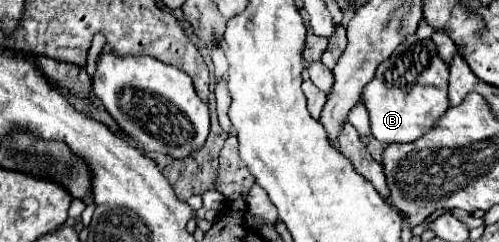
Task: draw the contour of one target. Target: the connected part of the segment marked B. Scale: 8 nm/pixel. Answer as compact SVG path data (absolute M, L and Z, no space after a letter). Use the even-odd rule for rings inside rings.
M415 34L405 38L401 46L385 60L385 64L379 66L373 82L365 86L363 90L363 104L369 112L369 124L371 124L371 136L377 138L381 144L409 144L431 132L437 124L437 120L447 112L449 108L449 66L437 58L437 48L433 40L419 40Z

